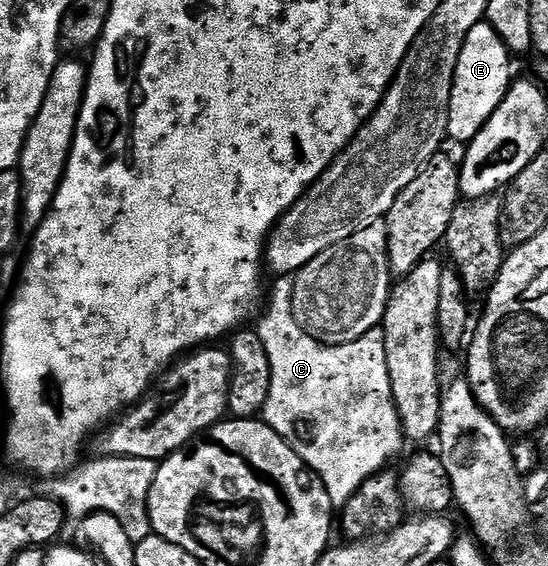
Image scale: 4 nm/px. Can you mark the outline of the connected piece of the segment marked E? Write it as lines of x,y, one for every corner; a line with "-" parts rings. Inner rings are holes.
487,22
475,24
460,45
452,72
451,87
444,103
444,128
461,145
468,144
479,133
500,103
505,99
514,75
510,71
507,44

